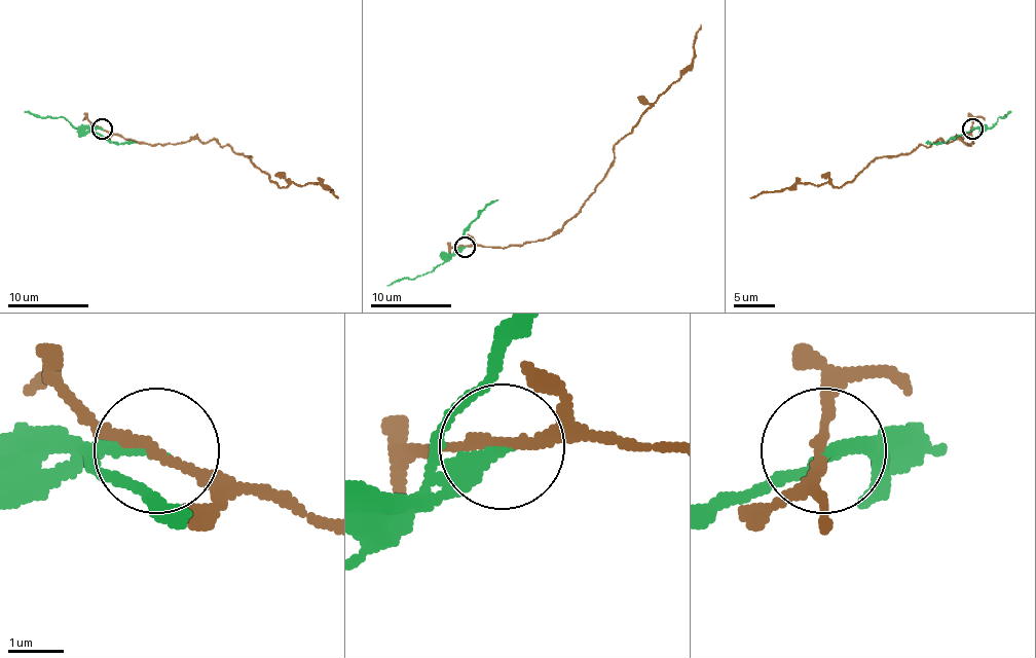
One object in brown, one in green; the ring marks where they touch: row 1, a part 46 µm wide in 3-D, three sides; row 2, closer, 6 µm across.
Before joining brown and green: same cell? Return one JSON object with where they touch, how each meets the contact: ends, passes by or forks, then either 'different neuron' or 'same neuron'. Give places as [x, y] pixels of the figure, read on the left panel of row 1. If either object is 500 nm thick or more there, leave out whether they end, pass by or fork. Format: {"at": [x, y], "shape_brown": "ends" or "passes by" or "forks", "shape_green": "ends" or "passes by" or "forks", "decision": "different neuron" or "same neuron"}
{"at": [102, 129], "shape_brown": "passes by", "shape_green": "ends", "decision": "different neuron"}

